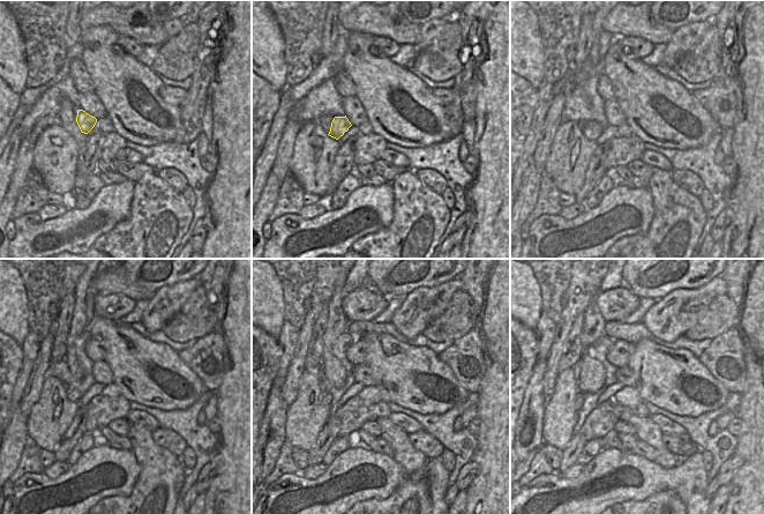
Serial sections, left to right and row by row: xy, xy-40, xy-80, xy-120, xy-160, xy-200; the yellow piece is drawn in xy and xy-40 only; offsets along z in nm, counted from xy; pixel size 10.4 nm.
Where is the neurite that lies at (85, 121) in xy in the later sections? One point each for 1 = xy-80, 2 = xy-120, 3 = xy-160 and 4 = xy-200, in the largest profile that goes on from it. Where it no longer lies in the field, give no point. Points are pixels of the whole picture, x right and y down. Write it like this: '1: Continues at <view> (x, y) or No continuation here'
1: Continues at xy-80 (592, 129)
2: Continues at xy-120 (73, 394)
3: Continues at xy-160 (324, 396)
4: Continues at xy-200 (579, 397).

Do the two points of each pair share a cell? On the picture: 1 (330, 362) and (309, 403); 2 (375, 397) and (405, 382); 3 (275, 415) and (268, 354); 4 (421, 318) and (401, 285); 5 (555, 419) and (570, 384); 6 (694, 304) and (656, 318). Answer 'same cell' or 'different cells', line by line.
1: different cells
2: different cells
3: different cells
4: different cells
5: same cell
6: same cell

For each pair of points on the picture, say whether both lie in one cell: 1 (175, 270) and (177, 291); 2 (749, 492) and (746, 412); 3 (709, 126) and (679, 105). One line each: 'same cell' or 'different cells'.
1: different cells
2: same cell
3: same cell

